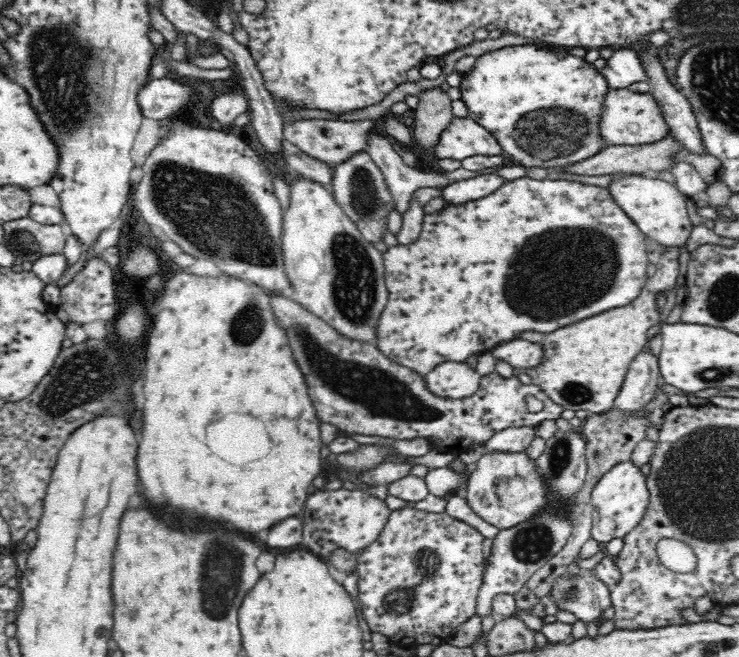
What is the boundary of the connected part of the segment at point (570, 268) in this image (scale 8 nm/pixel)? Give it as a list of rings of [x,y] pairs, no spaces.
[[[521,177],[513,181],[506,181],[492,194],[464,204],[446,204],[443,209],[433,214],[425,214],[422,230],[418,240],[407,245],[389,246],[383,252],[385,266],[385,285],[388,300],[384,310],[381,310],[375,333],[374,344],[384,353],[386,358],[425,376],[442,362],[467,361],[470,356],[489,352],[508,340],[520,339],[520,334],[526,330],[550,334],[566,324],[596,316],[610,308],[626,306],[640,296],[647,281],[648,252],[646,251],[646,235],[633,220],[614,202],[610,191],[606,187],[584,185],[567,179],[535,180]]]

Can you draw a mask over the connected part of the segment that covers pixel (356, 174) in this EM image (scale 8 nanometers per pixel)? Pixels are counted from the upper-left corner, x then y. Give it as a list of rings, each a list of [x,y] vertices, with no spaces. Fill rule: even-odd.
[[[365,150],[334,166],[332,182],[330,185],[324,185],[324,188],[332,191],[336,203],[354,222],[366,241],[370,243],[382,241],[383,234],[388,231],[388,216],[394,210],[394,201],[380,167]]]

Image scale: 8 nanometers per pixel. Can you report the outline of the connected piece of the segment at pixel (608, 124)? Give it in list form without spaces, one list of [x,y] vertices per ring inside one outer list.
[[[627,87],[610,89],[606,94],[600,112],[600,132],[604,143],[610,146],[636,146],[658,142],[668,135],[670,130],[654,96],[648,93],[636,93]]]

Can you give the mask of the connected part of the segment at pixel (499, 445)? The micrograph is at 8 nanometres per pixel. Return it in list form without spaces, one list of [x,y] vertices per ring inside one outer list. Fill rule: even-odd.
[[[520,426],[520,428],[508,428],[498,432],[484,446],[485,453],[494,452],[525,452],[528,446],[537,438],[535,428],[532,426]]]

